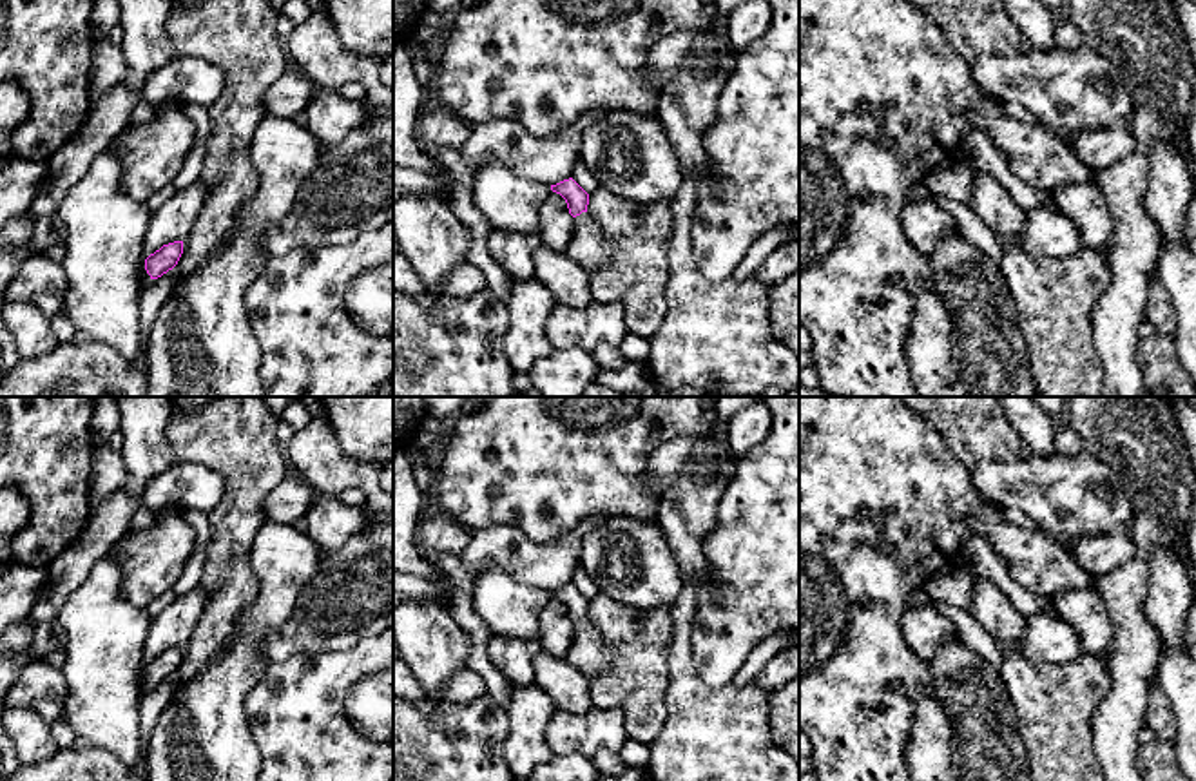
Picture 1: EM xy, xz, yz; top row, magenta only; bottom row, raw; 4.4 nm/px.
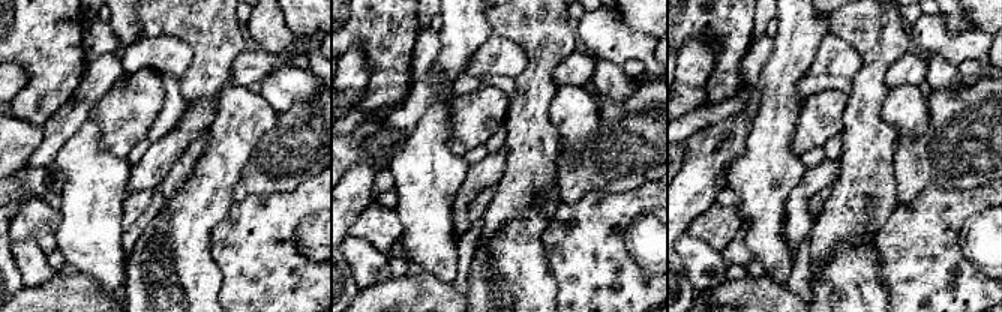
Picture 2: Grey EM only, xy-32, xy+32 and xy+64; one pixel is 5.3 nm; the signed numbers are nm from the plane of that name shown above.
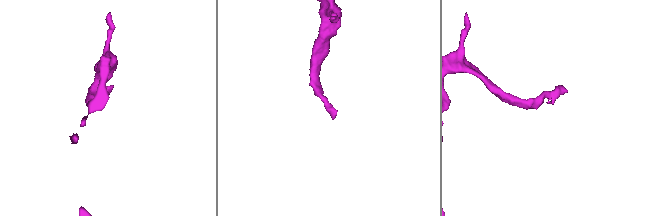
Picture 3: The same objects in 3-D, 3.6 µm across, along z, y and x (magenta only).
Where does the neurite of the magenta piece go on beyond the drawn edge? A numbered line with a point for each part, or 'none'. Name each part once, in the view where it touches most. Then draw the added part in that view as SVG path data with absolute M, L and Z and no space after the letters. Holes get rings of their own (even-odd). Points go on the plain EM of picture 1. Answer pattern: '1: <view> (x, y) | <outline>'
1: xz (588, 653) | M587 618L574 623L573 641L565 654L567 663L587 676L598 676L611 669L612 658L611 647Z

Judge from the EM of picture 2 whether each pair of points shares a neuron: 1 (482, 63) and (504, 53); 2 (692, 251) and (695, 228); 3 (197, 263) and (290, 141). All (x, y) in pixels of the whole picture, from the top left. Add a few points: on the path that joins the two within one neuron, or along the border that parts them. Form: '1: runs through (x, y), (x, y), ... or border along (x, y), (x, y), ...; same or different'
1: runs through (488, 59), (498, 56); same
2: border along (686, 231), (719, 252); different
3: border along (248, 162), (234, 186), (234, 201); different

